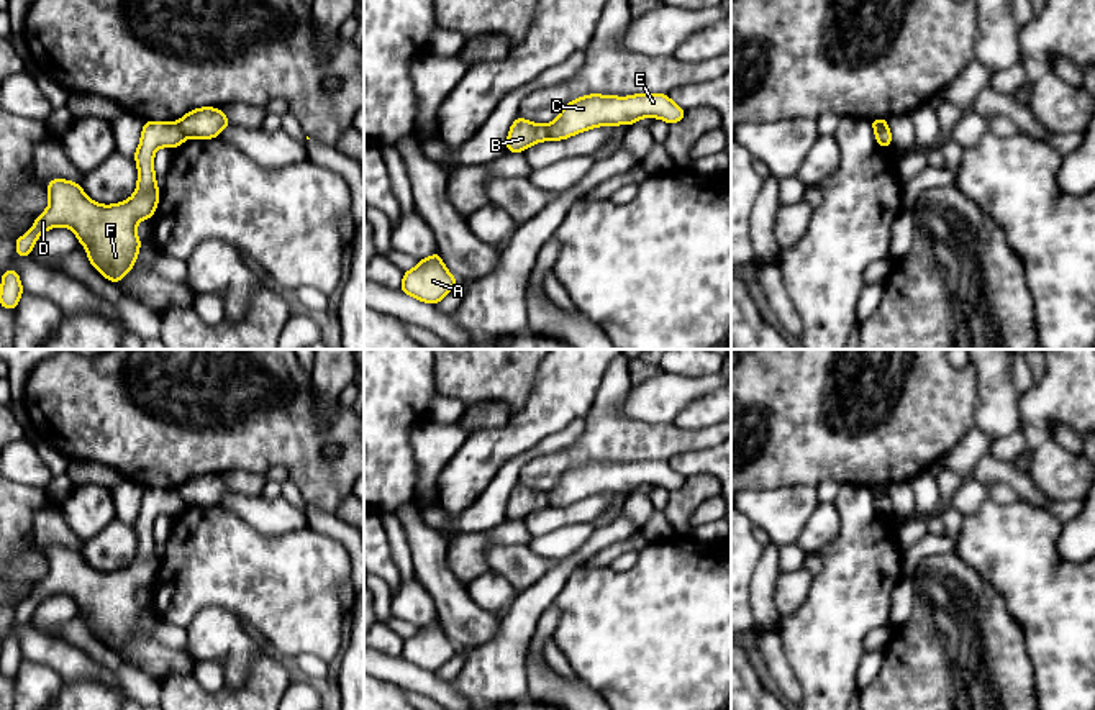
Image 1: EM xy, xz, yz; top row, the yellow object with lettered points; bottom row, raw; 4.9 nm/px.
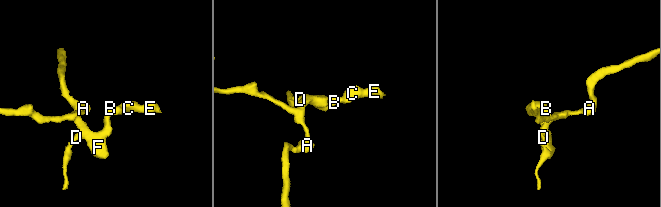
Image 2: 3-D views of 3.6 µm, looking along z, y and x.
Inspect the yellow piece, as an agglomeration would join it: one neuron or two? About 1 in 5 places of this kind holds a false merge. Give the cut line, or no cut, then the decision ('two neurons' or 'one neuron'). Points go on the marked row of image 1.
xy (177, 122), (187, 136) | two neurons

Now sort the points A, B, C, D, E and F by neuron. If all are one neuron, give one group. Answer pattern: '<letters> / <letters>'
A B D F / C E

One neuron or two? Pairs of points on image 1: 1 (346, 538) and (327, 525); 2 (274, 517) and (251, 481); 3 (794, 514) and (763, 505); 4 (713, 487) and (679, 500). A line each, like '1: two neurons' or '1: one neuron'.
1: one neuron
2: two neurons
3: one neuron
4: one neuron

